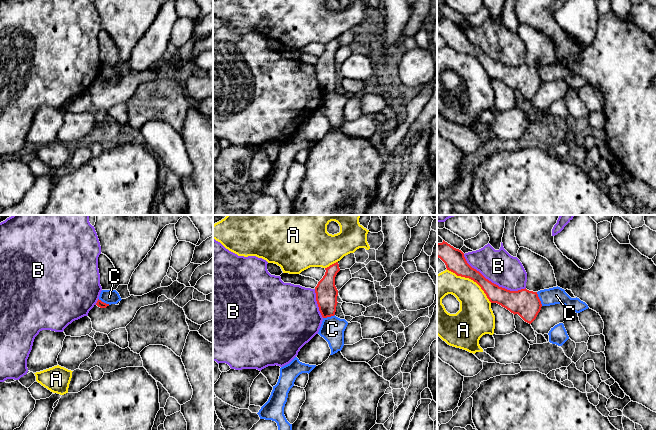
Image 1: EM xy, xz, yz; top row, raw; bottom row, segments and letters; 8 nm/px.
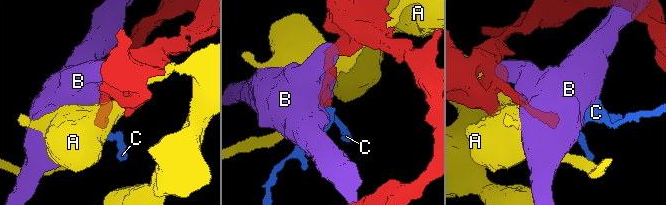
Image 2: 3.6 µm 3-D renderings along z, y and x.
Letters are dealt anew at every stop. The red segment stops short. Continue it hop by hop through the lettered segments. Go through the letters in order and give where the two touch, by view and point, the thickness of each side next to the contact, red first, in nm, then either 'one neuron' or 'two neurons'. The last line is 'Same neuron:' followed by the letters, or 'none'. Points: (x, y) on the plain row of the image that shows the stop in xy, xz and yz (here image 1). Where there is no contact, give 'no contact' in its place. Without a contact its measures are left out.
A: contact yz (471, 55); calibres 170 and 260 nm; two neurons
B: contact yz (491, 58); calibres 180 and 280 nm; two neurons
C: contact yz (539, 75); calibres 220 and 140 nm; two neurons
Same neuron: none

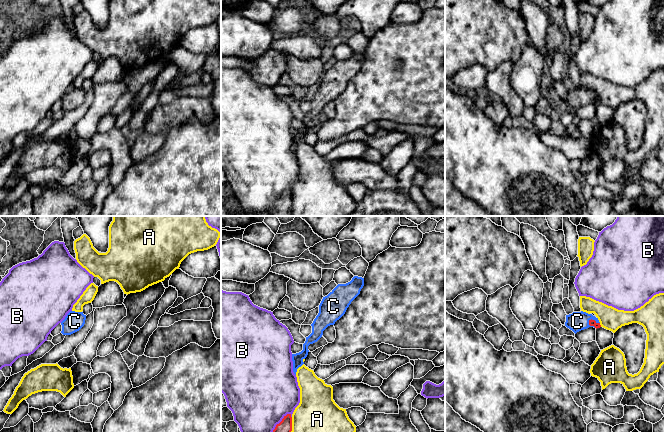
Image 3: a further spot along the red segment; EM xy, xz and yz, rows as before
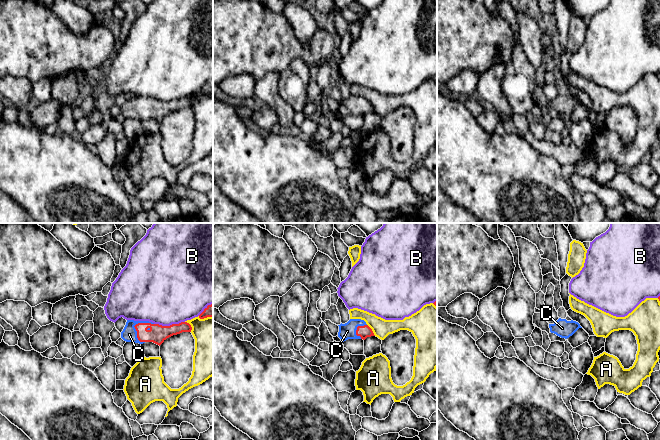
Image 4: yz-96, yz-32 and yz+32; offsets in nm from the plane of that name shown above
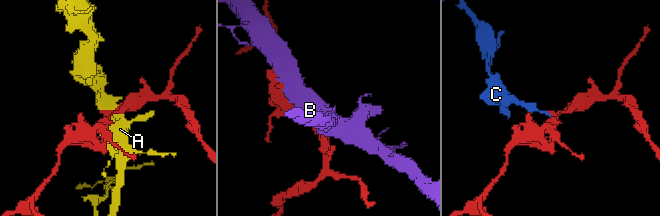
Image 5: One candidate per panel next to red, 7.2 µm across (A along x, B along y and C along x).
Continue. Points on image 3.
A: contact xz (291, 204); calibres 170 and 460 nm; two neurons
B: contact xz (271, 209); calibres 170 and 420 nm; two neurons
C: contact yz (594, 96); calibres 50 and 160 nm; one neuron
Same neuron: C

